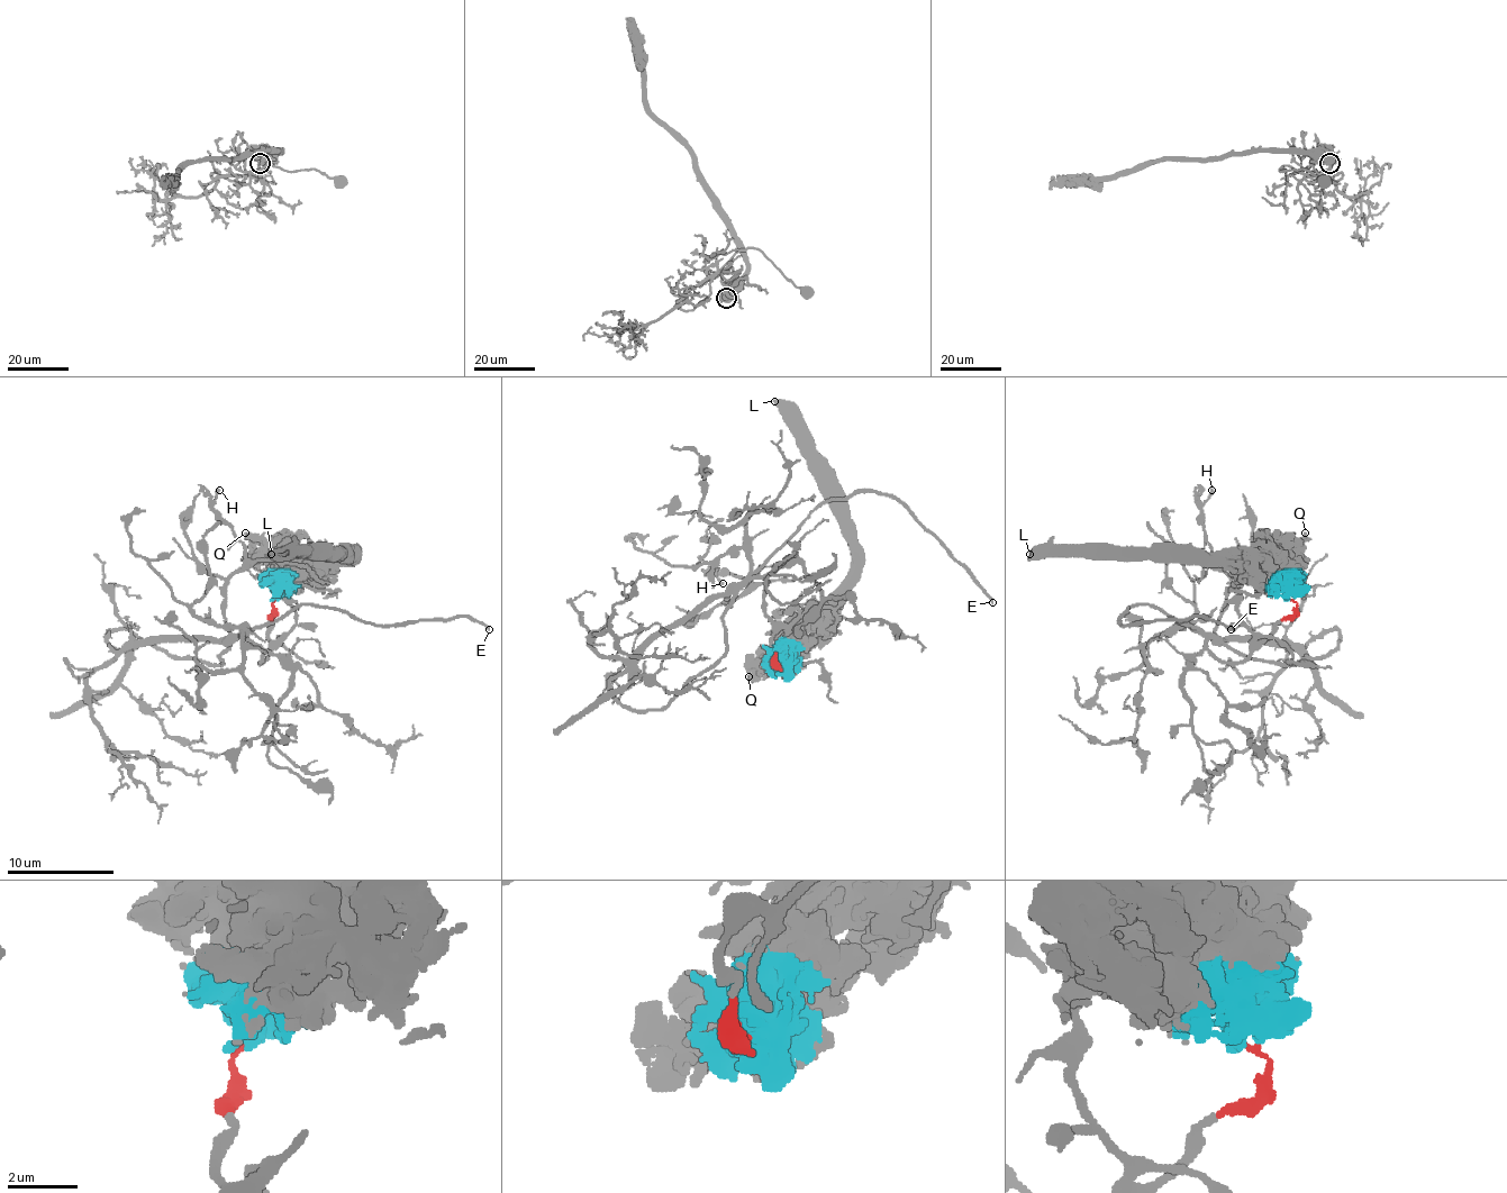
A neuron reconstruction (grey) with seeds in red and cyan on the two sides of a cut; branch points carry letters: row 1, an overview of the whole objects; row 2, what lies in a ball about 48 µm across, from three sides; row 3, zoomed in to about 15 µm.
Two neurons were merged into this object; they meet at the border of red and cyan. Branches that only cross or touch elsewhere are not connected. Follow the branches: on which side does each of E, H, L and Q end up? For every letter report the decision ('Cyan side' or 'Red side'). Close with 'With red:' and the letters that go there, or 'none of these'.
E: Red side
H: Red side
L: Cyan side
Q: Cyan side
With red: E, H

